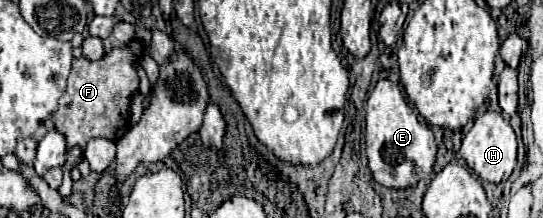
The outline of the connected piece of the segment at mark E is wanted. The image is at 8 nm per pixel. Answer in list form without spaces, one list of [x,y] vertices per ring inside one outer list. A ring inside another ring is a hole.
[[[380,80],[366,102],[366,156],[372,178],[378,184],[396,190],[410,188],[424,178],[432,170],[436,158],[432,130],[418,120],[414,108],[410,108],[400,88],[390,80]],[[414,168],[418,168],[420,174],[414,174]]]

